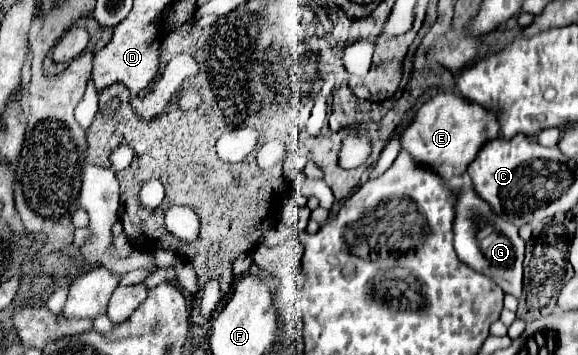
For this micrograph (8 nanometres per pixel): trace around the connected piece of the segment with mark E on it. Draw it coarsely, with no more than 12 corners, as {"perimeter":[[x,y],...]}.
{"perimeter":[[453,92],[401,130],[417,166],[449,184],[499,136],[497,116]]}

